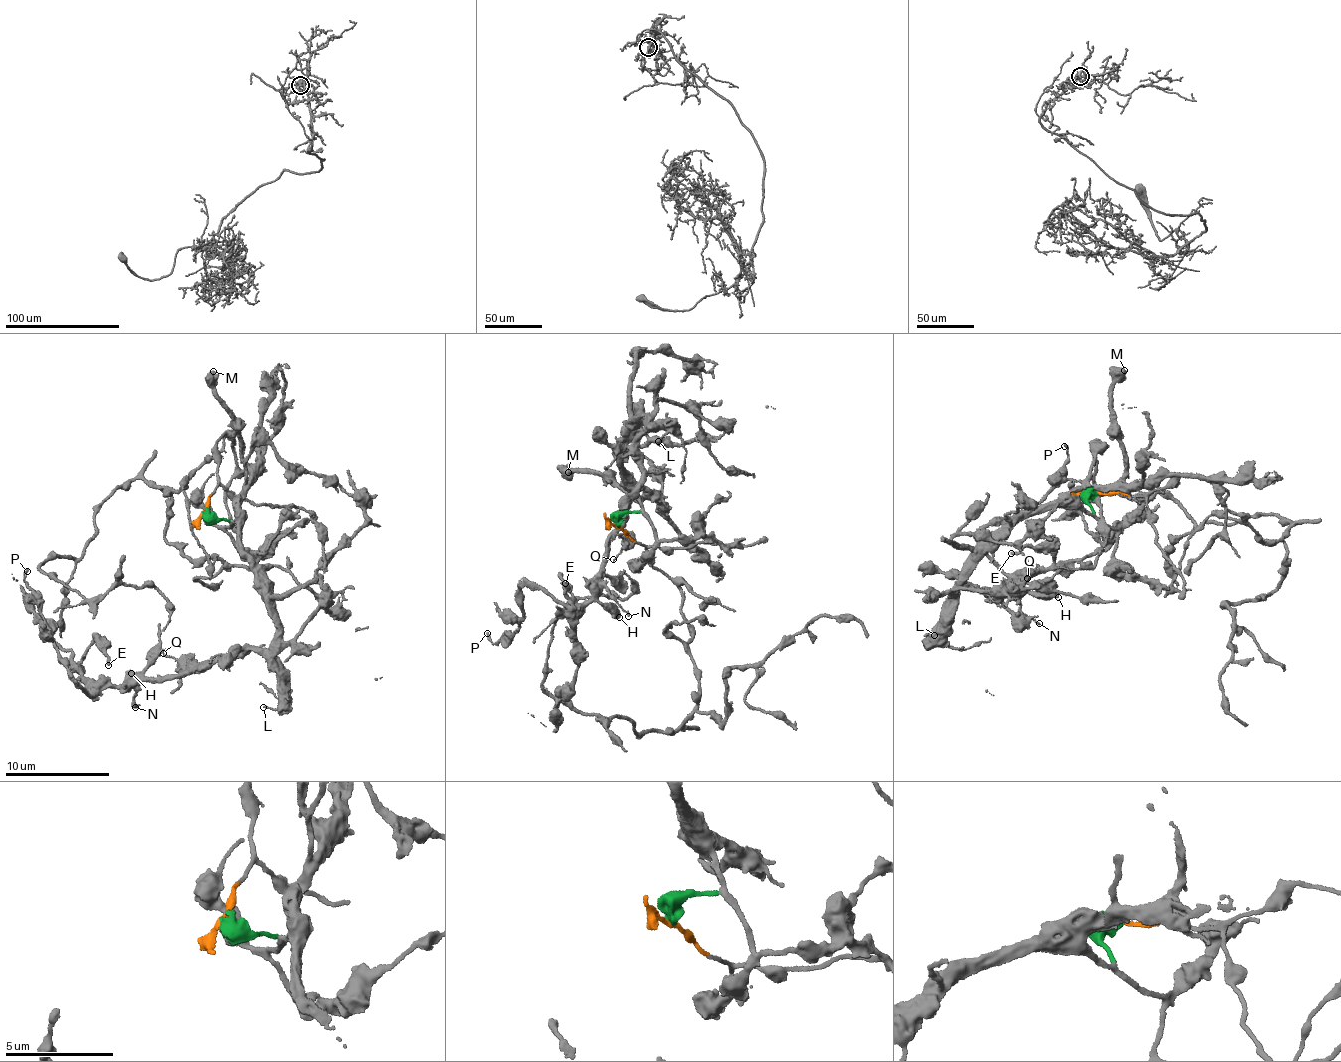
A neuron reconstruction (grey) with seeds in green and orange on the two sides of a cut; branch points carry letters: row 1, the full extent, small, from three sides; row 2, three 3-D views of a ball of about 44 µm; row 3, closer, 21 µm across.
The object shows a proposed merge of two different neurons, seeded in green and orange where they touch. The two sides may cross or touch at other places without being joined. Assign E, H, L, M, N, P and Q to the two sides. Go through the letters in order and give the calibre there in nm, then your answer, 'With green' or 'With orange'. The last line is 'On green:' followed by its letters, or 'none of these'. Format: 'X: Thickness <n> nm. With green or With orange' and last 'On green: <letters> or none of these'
E: Thickness 180 nm. With green
H: Thickness 360 nm. With green
L: Thickness 120 nm. With green
M: Thickness 650 nm. With green
N: Thickness 130 nm. With green
P: Thickness 160 nm. With green
Q: Thickness 110 nm. With green
On green: E, H, L, M, N, P, Q

